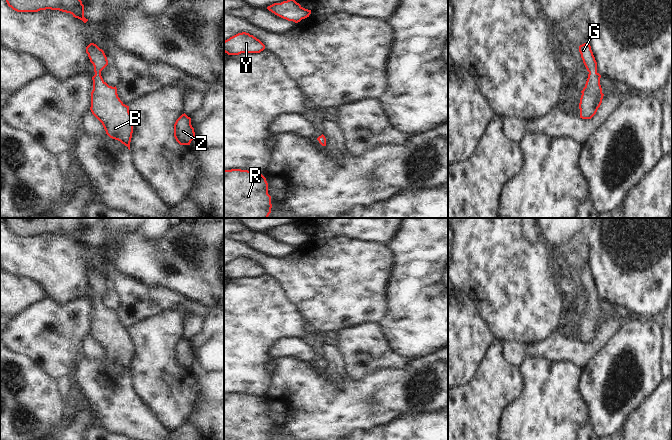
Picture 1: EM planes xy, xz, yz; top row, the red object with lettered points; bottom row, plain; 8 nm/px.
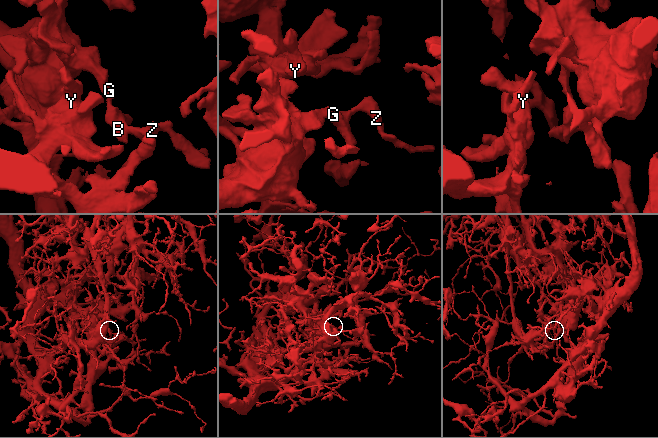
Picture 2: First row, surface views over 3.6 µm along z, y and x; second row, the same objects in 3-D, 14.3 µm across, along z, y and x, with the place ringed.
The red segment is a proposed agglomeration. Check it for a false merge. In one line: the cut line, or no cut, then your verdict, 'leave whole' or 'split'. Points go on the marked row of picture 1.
cut none; leave whole

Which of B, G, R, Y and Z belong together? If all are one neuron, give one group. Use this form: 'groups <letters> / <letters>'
groups B G R Y Z

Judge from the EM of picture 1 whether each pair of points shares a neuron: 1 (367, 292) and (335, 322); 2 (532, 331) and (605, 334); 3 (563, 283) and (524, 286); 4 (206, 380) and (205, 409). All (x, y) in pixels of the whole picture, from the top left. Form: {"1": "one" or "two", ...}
{"1": "one", "2": "two", "3": "two", "4": "one"}

